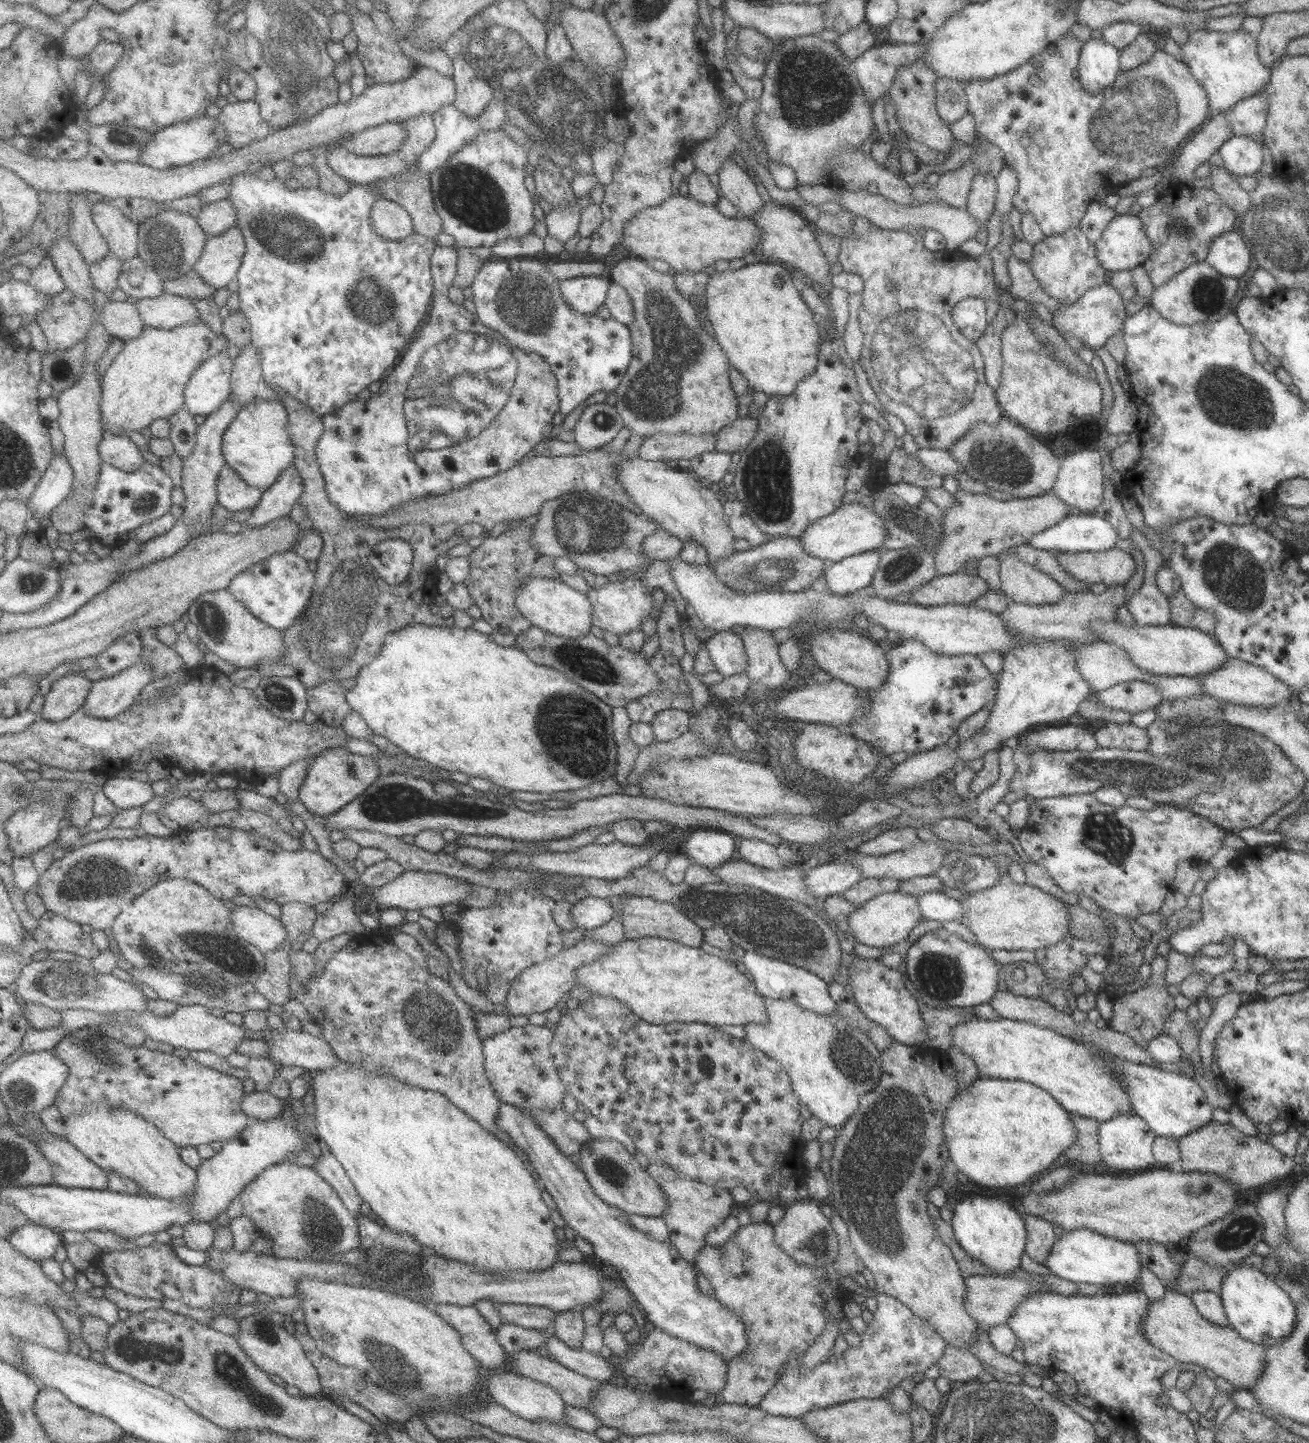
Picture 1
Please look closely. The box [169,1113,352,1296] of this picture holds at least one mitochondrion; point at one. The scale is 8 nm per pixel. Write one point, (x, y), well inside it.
(317, 1225)

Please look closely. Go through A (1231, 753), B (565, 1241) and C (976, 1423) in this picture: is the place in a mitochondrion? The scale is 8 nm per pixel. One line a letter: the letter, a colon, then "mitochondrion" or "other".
A: mitochondrion
B: other
C: mitochondrion

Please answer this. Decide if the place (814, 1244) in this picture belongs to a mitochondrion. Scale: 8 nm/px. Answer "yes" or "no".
yes

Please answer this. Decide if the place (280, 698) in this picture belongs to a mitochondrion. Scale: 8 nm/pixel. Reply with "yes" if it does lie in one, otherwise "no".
yes

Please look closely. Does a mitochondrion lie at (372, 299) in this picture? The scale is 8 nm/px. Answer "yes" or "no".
yes

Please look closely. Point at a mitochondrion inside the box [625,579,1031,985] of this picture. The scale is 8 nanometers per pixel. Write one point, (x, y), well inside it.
(741, 903)

